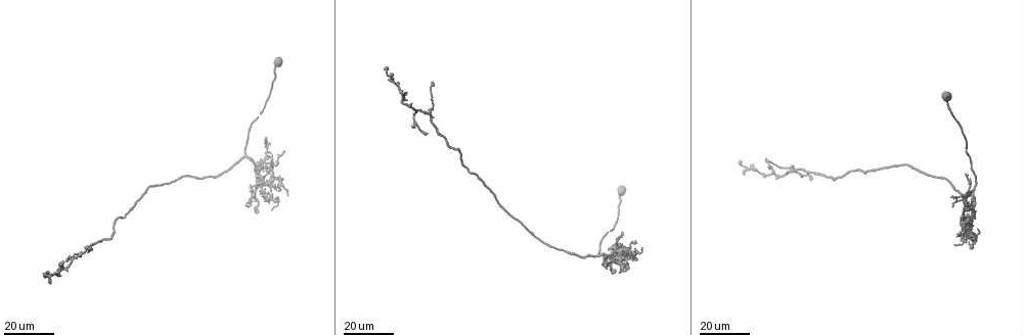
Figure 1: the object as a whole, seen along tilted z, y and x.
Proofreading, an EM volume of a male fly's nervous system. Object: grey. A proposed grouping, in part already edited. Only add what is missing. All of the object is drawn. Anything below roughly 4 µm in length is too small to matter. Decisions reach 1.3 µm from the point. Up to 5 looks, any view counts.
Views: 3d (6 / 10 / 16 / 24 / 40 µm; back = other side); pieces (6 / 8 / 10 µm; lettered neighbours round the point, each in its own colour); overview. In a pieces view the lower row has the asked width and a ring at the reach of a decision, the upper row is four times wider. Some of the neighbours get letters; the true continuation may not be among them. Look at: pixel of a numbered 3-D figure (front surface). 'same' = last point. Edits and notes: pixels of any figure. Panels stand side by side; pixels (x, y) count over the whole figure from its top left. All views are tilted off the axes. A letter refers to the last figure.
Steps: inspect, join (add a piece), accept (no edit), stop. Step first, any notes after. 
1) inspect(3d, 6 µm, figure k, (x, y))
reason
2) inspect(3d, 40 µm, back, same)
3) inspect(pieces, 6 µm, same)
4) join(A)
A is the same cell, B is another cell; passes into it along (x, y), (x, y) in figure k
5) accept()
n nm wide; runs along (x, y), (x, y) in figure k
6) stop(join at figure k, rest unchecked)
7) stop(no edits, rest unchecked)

inspect(3d, 16 µm, figure 1, (284, 151))
tapers out

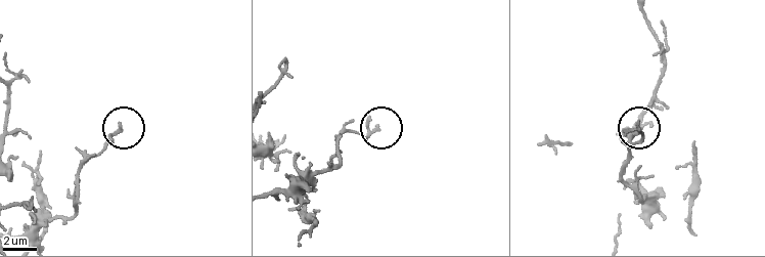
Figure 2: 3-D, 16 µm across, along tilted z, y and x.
inspect(pieces, 6 µm, figure 2, (377, 126))
what lies round it

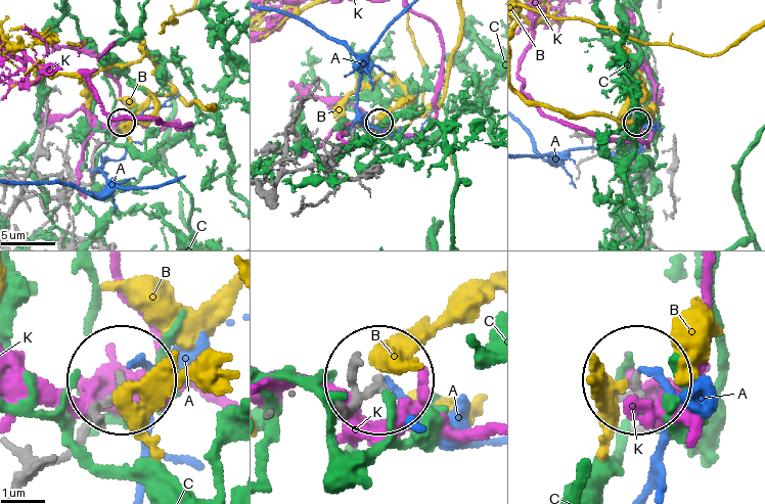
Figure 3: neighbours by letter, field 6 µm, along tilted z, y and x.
accept()
A, B, C and K are other cells; none of them fits

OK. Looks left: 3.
inspect(3d, 24 µm, figure 1, (974, 199))
thin end

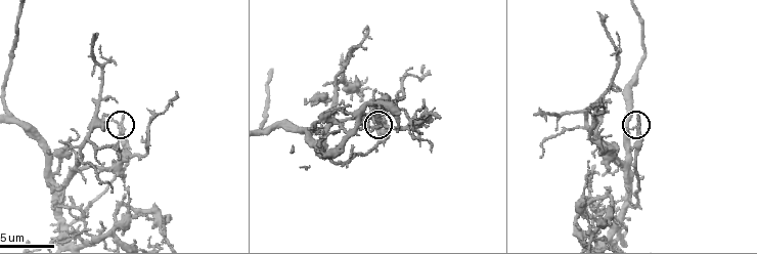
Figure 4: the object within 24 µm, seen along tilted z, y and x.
inspect(pieces, 6 µm, figure 4, (123, 114))

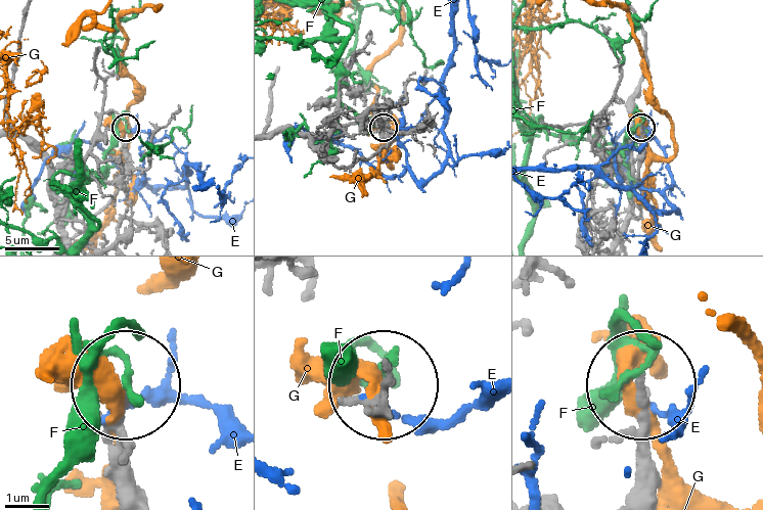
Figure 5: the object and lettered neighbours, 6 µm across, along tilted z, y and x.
accept()
E, F and G are other cells; runs along (635, 497), (645, 386) in figure 5; none of them fits

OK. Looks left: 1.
inspect(pieces, 8 µm, figure 4, (340, 56))
free end

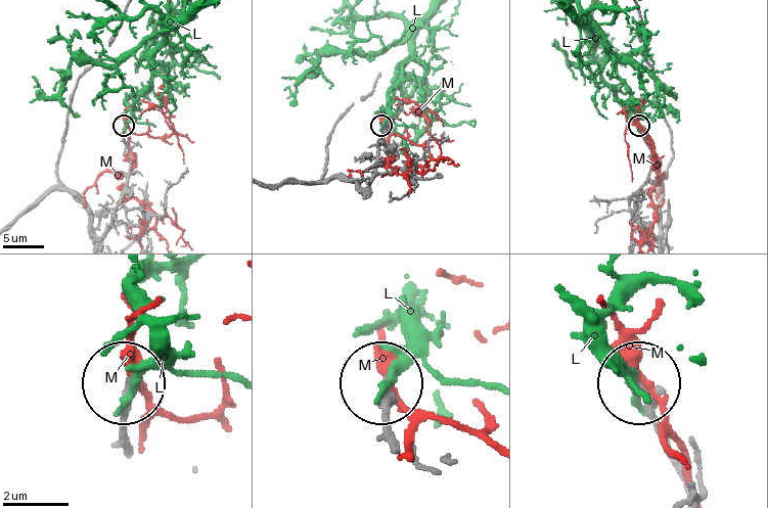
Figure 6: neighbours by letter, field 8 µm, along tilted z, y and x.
accept()
L and M are other cells; runs along (128, 441), (125, 385) in figure 6; no lettered piece goes on from it

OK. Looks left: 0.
stop(no edits, rest unchecked)

